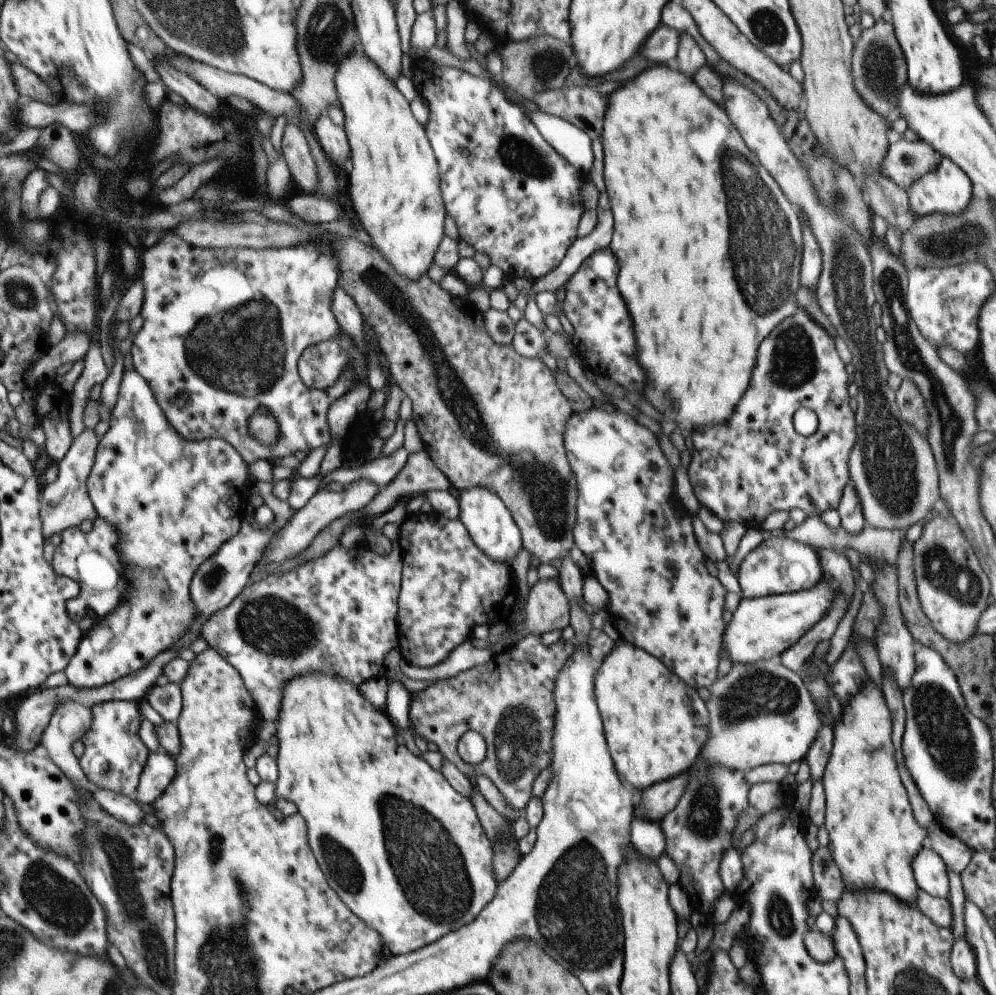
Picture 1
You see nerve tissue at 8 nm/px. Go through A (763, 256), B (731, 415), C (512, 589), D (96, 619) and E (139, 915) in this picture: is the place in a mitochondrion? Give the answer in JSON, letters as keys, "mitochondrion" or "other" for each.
{"A":"mitochondrion","B":"other","C":"other","D":"other","E":"mitochondrion"}

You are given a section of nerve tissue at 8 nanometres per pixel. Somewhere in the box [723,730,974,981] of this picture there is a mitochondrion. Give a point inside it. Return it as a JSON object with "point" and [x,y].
{"point":[779,916]}

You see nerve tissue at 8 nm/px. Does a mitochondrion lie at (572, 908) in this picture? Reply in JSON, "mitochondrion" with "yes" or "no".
{"mitochondrion":"yes"}

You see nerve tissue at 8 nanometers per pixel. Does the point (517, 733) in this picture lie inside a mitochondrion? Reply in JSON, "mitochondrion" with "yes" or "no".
{"mitochondrion":"yes"}

